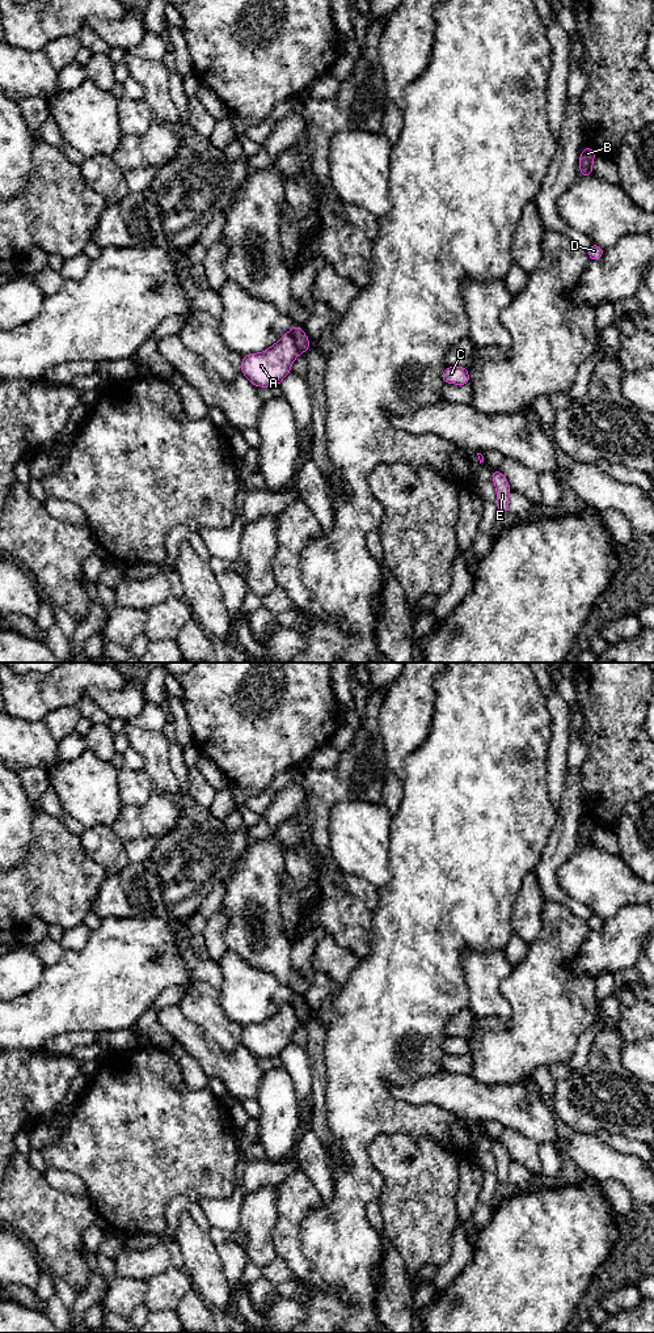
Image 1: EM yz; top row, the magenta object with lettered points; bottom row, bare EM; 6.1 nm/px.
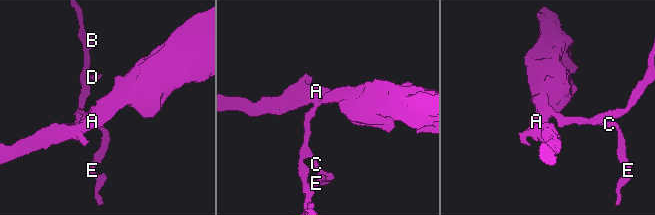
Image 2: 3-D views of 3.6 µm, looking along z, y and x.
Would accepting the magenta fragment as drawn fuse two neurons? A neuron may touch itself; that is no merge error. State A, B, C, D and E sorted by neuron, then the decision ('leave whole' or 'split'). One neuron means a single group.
A / B C D E; split

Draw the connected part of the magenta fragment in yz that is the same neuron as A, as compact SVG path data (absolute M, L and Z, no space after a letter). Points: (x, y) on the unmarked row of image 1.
M287 1002L270 1019L242 1027L241 1042L254 1057L280 1055L299 1025L295 1010L291 1002Z

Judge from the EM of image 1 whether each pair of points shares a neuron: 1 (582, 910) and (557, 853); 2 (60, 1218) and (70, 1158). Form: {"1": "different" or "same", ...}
{"1": "same", "2": "different"}

